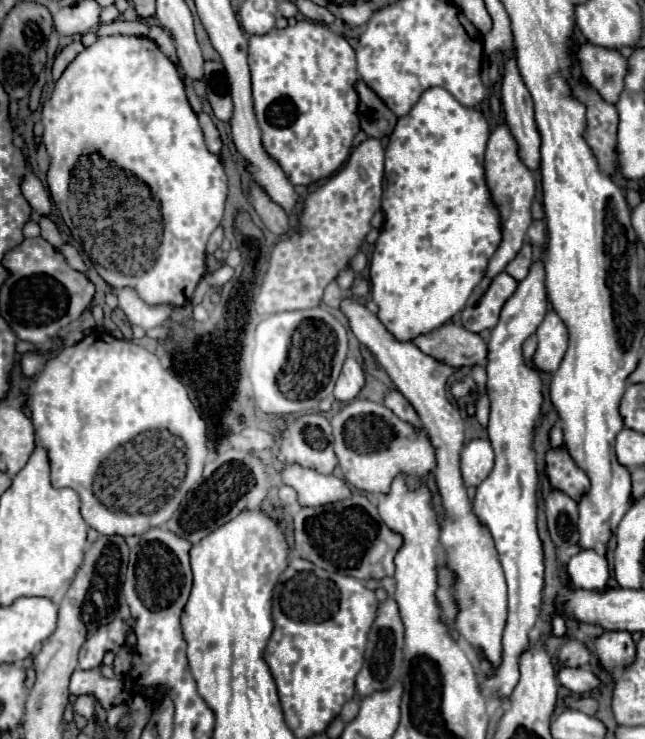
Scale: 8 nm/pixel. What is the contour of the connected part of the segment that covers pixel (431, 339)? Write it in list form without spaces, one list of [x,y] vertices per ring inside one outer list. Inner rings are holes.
[[[442,325],[432,333],[418,335],[412,341],[422,353],[452,367],[486,365],[486,343],[480,335],[464,331],[462,325]]]

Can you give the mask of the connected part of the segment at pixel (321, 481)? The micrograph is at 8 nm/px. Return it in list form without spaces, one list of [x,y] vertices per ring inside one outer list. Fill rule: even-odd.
[[[298,463],[284,465],[282,483],[288,487],[294,487],[298,493],[300,505],[306,505],[306,507],[318,507],[318,505],[342,501],[350,495],[350,489],[342,479],[334,475],[322,475]]]

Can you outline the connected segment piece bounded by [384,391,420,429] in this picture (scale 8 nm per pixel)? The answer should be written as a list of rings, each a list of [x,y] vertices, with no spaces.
[[[390,391],[388,395],[386,395],[386,399],[384,399],[384,405],[396,415],[396,417],[400,417],[402,421],[406,421],[406,423],[410,423],[412,427],[420,427],[420,417],[416,415],[416,411],[414,411],[414,407],[398,393],[398,391]]]

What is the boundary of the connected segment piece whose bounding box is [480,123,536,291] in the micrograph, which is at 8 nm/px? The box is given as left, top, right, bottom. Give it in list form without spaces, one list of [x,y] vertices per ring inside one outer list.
[[[498,123],[496,129],[490,133],[488,139],[488,147],[486,147],[486,179],[488,179],[488,187],[492,191],[492,199],[496,199],[496,205],[500,207],[500,217],[504,223],[504,239],[496,251],[496,255],[492,257],[492,263],[488,265],[488,275],[482,279],[480,283],[480,291],[484,291],[490,281],[504,271],[504,267],[516,257],[516,253],[520,251],[520,247],[526,241],[526,231],[532,225],[532,213],[530,213],[530,205],[532,199],[536,195],[536,177],[534,171],[530,171],[524,161],[518,155],[518,143],[512,137],[510,129],[506,123]]]

